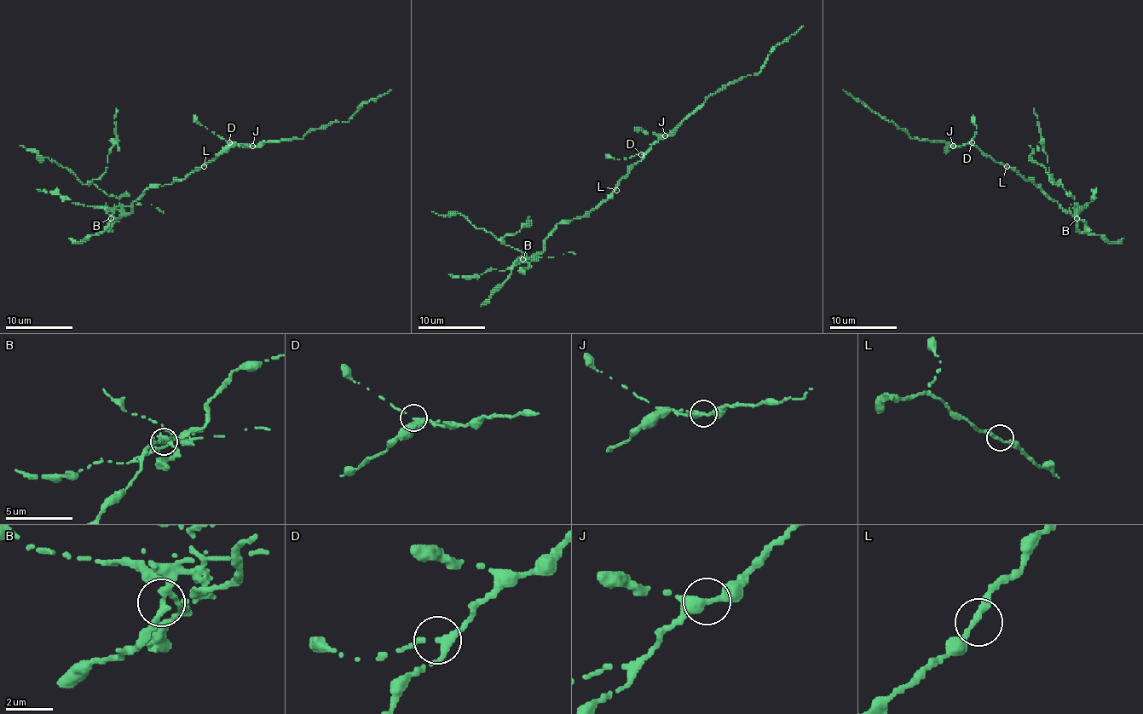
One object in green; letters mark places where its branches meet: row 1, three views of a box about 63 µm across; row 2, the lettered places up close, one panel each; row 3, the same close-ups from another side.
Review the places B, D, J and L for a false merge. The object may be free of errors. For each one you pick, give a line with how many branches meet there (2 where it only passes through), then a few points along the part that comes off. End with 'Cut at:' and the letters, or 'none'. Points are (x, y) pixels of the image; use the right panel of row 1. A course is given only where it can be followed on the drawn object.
B: 3 | (1076, 218), (1074, 198), (1068, 194), (1061, 182), (1054, 184), (1046, 167), (1030, 158), (1032, 151), (1029, 146)
Cut at: B

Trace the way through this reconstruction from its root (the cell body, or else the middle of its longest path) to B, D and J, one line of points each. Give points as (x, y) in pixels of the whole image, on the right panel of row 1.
B: (1007, 166), (1024, 179), (1029, 179), (1036, 186), (1037, 184), (1049, 198), (1076, 218)
D: (1007, 166), (995, 163), (972, 142)
J: (1007, 166), (995, 163), (972, 144), (953, 146)

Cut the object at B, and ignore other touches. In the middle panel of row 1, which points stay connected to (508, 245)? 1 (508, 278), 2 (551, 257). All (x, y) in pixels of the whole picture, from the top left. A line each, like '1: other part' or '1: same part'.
1: other part
2: same part

